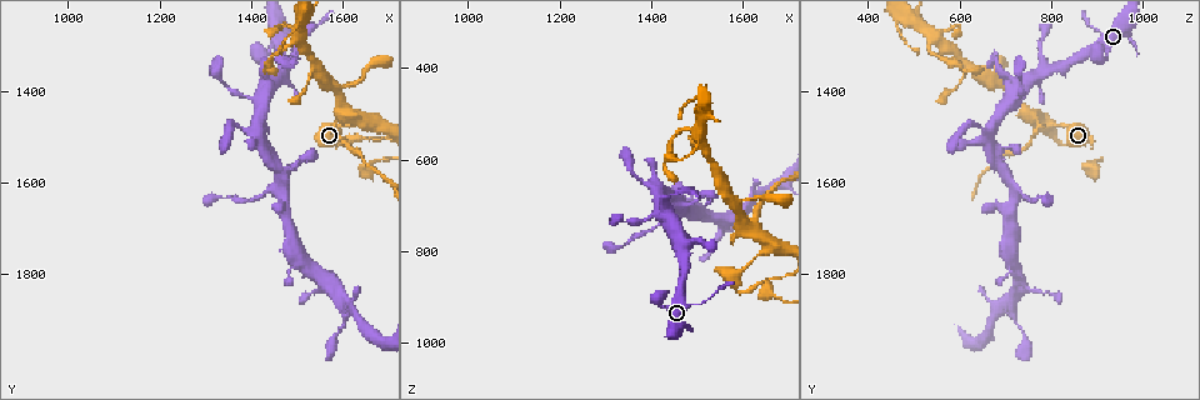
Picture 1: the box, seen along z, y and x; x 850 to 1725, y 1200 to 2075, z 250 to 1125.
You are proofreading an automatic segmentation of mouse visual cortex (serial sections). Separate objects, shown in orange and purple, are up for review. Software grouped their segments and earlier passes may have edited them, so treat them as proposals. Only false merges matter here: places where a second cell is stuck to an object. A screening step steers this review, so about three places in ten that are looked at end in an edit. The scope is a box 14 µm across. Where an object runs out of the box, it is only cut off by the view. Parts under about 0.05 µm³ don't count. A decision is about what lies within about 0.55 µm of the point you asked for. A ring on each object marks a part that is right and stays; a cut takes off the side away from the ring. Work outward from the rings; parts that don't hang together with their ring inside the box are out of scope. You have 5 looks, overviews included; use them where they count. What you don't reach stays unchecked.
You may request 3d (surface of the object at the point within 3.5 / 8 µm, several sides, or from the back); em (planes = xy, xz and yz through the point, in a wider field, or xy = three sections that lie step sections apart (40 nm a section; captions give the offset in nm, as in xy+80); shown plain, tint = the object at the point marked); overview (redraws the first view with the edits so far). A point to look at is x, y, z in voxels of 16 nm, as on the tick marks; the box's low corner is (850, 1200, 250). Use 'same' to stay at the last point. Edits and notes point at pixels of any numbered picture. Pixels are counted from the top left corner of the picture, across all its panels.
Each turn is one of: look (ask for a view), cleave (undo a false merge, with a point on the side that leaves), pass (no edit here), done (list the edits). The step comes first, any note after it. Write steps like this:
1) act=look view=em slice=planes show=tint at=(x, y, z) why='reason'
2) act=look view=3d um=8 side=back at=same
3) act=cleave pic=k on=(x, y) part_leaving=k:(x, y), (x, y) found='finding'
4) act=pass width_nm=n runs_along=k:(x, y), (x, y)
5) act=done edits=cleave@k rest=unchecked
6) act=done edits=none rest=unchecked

act=look view=3d um=3.5 at=(1600, 1440, 740) why='three arms meet'

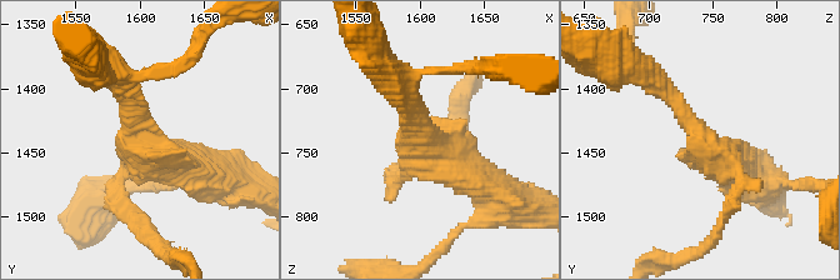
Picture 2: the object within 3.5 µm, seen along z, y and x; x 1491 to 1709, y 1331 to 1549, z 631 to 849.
act=look view=em slice=xy step=1 show=tint at=(1596, 1442, 744) arms=3 arm_widths_nm=150,250,450 why='need the tissue'

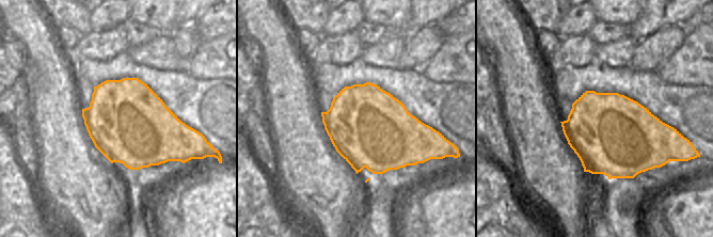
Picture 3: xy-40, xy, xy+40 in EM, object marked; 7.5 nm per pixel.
act=pass runs_along=2:(755, 184), (710, 153), (669, 91) found='one cell here'

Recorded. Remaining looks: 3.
act=look view=em slice=xy step=5 show=tint at=(1510, 1285, 545) why='side arm on a straight run'

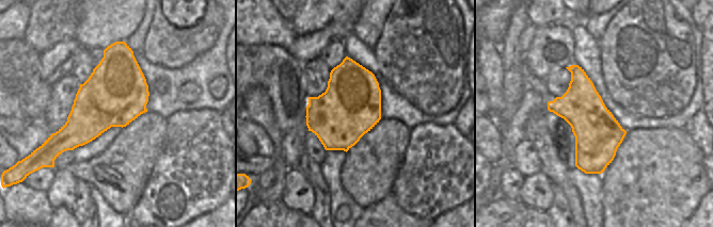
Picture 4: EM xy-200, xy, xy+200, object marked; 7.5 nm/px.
act=look view=3d um=3.5 at=same

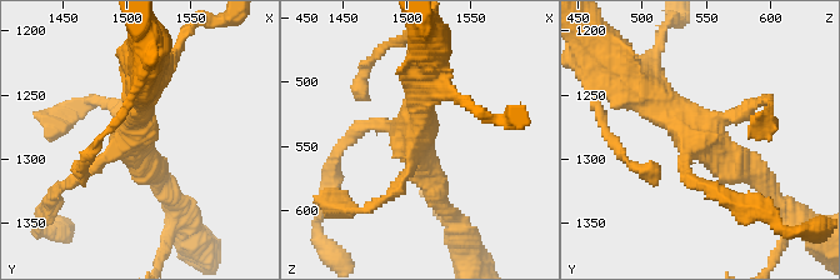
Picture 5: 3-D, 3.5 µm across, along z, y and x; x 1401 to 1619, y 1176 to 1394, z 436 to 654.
act=pass runs_along=5:(761, 179), (634, 86) found='continuous, no second cell'

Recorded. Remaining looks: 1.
act=done edits=none rest=unchecked

